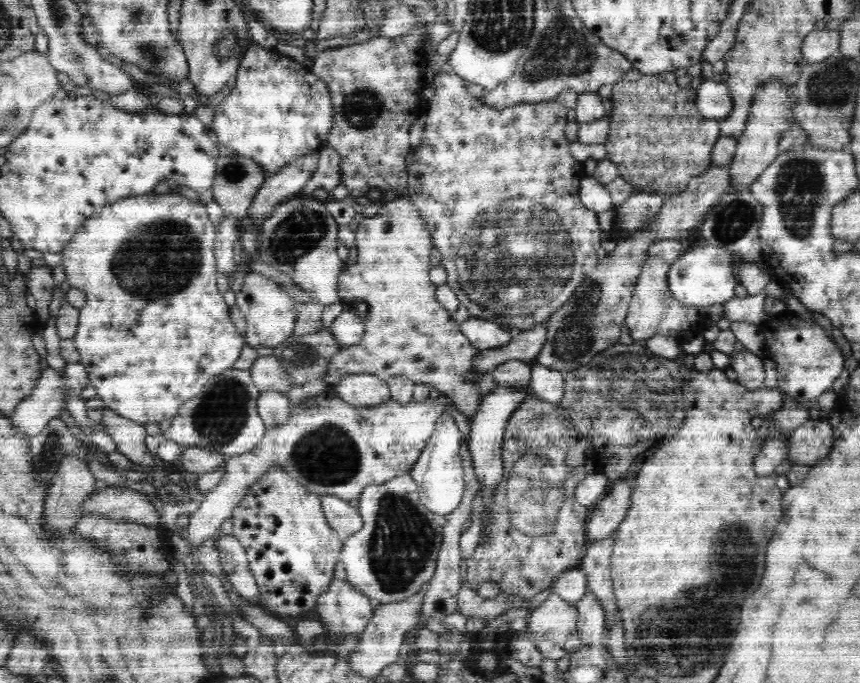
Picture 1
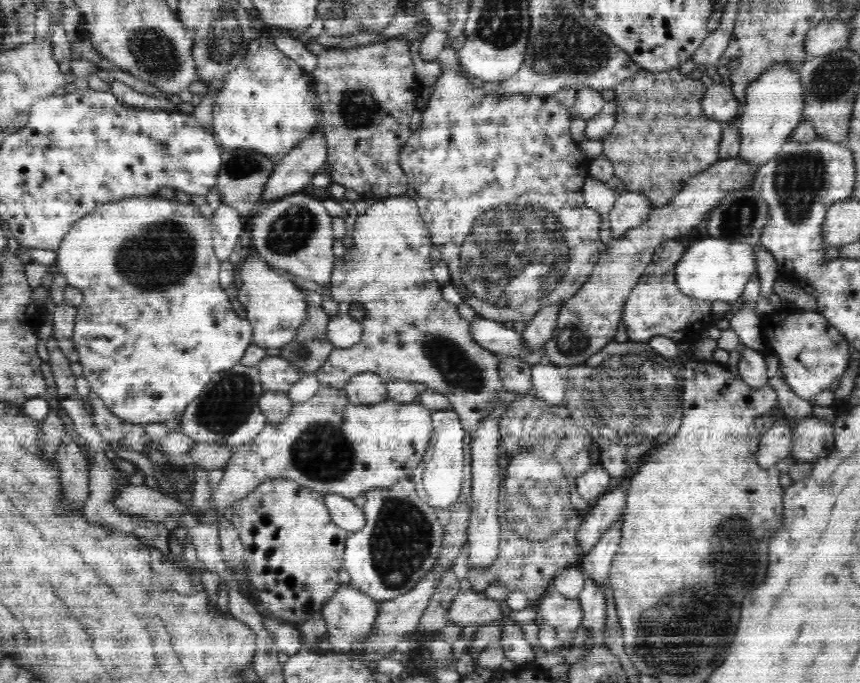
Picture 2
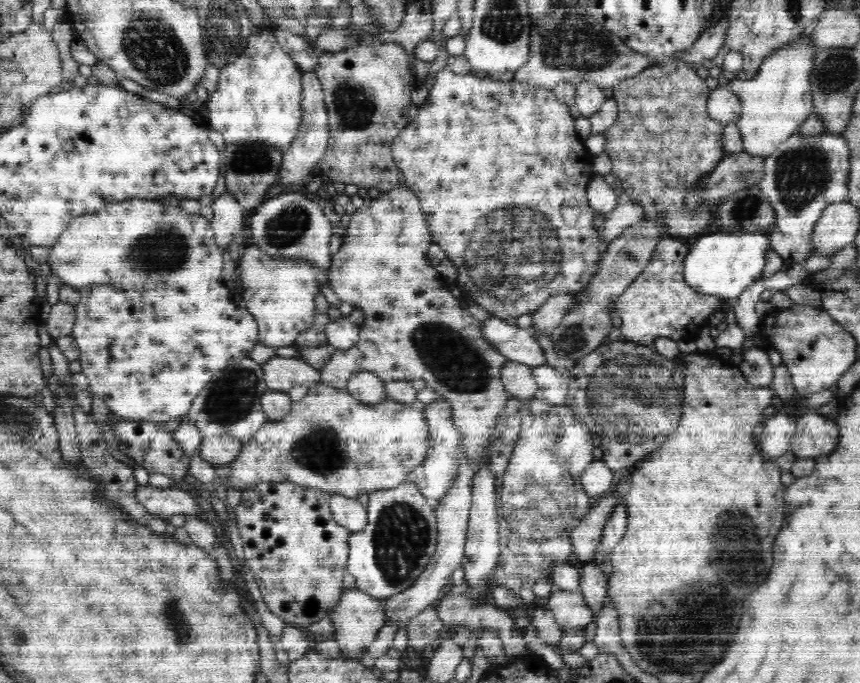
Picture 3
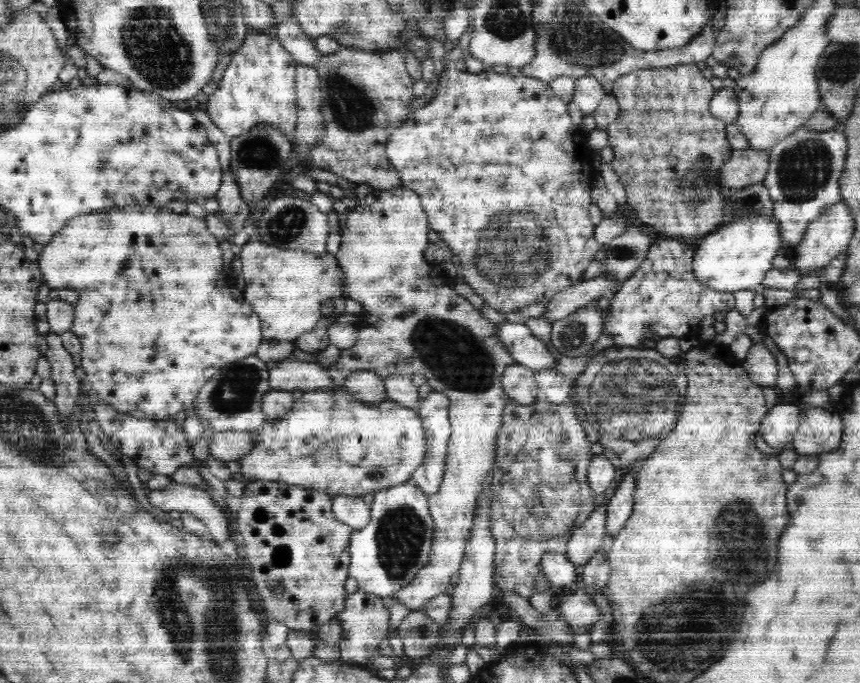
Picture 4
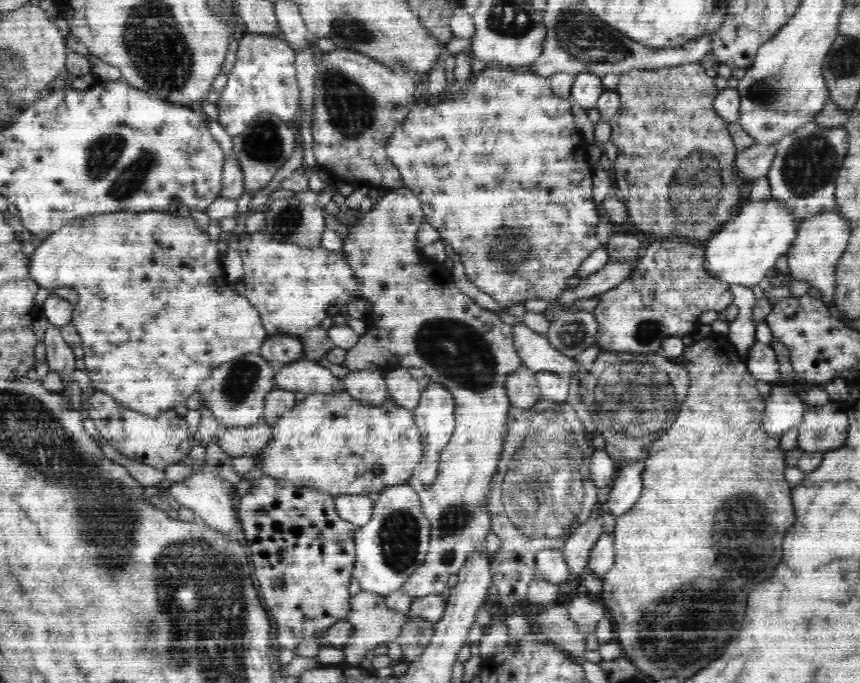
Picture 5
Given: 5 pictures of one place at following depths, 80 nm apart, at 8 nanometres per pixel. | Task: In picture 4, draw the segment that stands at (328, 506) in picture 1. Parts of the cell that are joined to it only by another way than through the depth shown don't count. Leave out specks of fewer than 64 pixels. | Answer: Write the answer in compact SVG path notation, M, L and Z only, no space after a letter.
M334 495L331 501L334 516L344 524L350 525L354 531L364 528L369 523L370 504L362 501L362 496Z

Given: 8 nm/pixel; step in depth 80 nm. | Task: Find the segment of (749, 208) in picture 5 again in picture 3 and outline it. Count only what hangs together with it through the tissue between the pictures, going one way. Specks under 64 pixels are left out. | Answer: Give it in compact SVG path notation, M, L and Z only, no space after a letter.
M764 227L755 231L723 231L701 236L689 248L685 258L685 280L696 291L714 296L738 298L750 284L762 280L766 250L772 249L772 239Z

